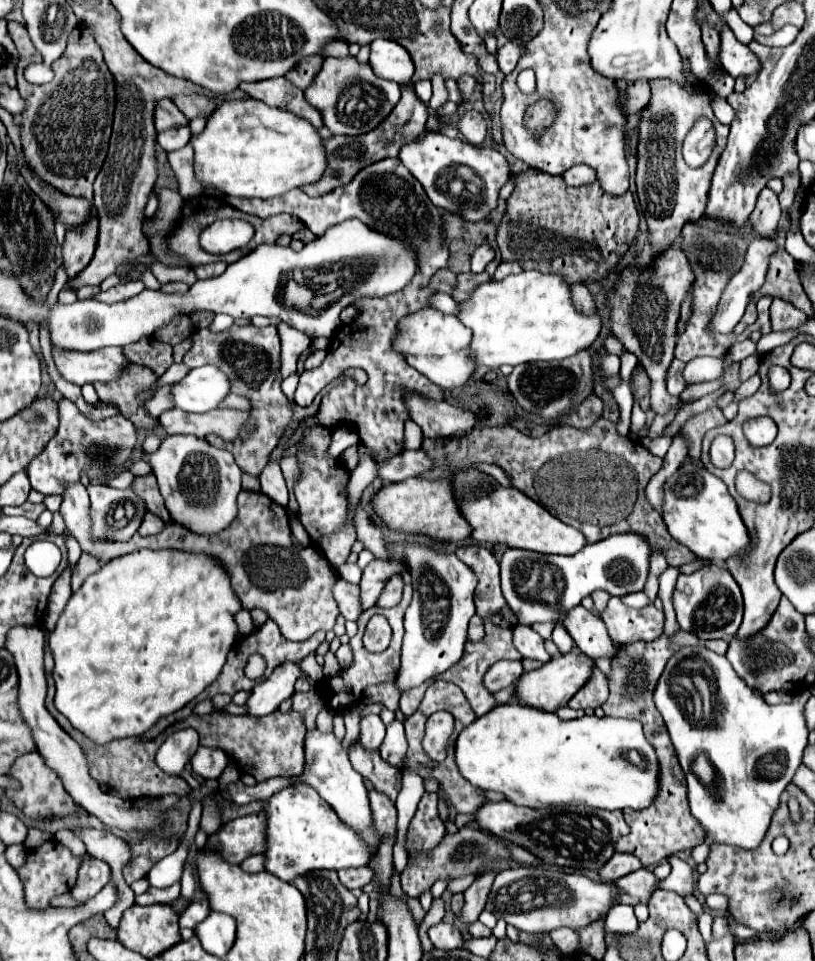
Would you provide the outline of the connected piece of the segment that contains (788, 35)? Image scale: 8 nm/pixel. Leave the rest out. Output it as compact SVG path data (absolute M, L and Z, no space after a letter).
M785 25L785 27L781 27L779 31L775 31L771 37L765 37L765 35L755 33L755 39L757 39L759 43L763 43L763 45L789 45L789 43L797 37L797 33L799 33L797 27Z

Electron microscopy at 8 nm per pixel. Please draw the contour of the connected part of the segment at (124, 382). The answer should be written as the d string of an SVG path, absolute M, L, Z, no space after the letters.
M131 365L119 381L111 381L111 383L95 383L95 391L99 395L99 399L103 403L111 403L115 407L119 407L119 411L133 421L133 425L137 429L145 429L151 431L159 425L157 419L153 419L147 409L145 409L145 401L139 401L137 395L143 391L153 389L157 381L157 375L151 373L151 369L147 367L139 367L139 365Z

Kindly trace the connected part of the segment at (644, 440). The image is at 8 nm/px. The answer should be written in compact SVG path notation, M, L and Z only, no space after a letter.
M641 437L639 441L645 449L649 449L653 455L657 457L665 457L669 445L671 445L671 437L659 437L659 439L649 439L649 437Z

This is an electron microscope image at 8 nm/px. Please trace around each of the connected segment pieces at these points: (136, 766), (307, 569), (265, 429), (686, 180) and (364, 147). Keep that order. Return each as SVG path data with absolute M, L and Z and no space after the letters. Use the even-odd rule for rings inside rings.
M47 675L47 685L49 685L49 691L47 691L47 711L55 717L55 721L81 745L85 757L87 757L87 763L89 763L89 773L91 777L99 783L99 787L111 795L117 795L121 799L139 799L139 797L165 797L169 793L179 793L179 795L187 795L187 791L191 789L187 785L187 781L183 781L181 777L175 777L175 775L167 775L163 773L157 765L151 765L153 763L153 753L149 755L149 759L141 759L141 757L147 757L147 755L141 755L139 751L139 739L117 739L117 741L111 741L109 745L89 745L89 739L77 731L75 727L71 727L71 723L67 721L67 717L63 717L55 705L53 705L53 679L51 675Z
M82 483L69 485L63 493L59 511L71 535L79 541L83 553L89 553L103 563L137 549L177 549L185 553L205 553L217 559L227 571L241 607L247 611L265 611L289 641L309 639L319 629L331 631L339 617L339 605L333 597L333 585L335 579L339 579L337 571L317 547L293 545L287 511L263 493L241 491L237 519L217 535L195 535L177 523L169 523L153 537L135 535L131 541L95 541L95 537L91 537L90 499Z
M233 325L231 329L223 331L223 333L211 333L209 329L201 329L201 331L193 331L191 335L193 345L187 351L187 355L183 357L183 363L189 367L201 367L201 365L215 365L221 371L227 373L227 377L231 379L231 389L237 395L243 395L251 401L251 415L257 423L257 431L253 435L243 435L235 441L223 441L217 435L209 435L205 437L211 445L215 447L223 447L229 453L233 453L235 463L239 465L239 469L247 475L255 475L259 477L259 473L263 471L263 467L269 461L271 451L277 447L281 435L287 431L287 427L291 427L293 421L303 421L307 415L311 415L311 407L301 407L299 411L283 411L289 409L289 401L287 397L283 397L281 393L281 345L279 345L279 335L277 329L273 325L269 327L255 327L255 325L245 325L245 327L237 327Z
M667 79L651 81L651 93L653 93L651 101L643 109L643 117L639 123L639 147L637 147L639 163L637 163L635 183L637 183L639 205L649 225L649 245L653 249L653 257L659 257L681 235L685 223L695 221L703 215L707 205L707 193L711 187L711 173L715 171L719 155L725 149L729 125L723 125L715 119L711 101L707 97L691 95L673 81ZM701 115L709 117L715 123L717 147L713 149L713 155L703 167L691 169L681 157L681 143L687 131Z
M403 85L401 87L401 99L395 105L395 109L391 111L391 115L373 131L365 133L365 135L357 135L357 137L331 137L325 141L325 149L327 149L327 169L323 173L323 177L317 183L305 185L301 187L309 197L317 197L317 195L325 195L327 191L339 187L339 185L347 185L355 173L359 173L363 167L377 163L381 159L387 157L397 157L399 149L403 145L407 145L407 141L413 141L419 133L425 131L425 121L427 121L427 105L421 103L413 91L413 87Z

